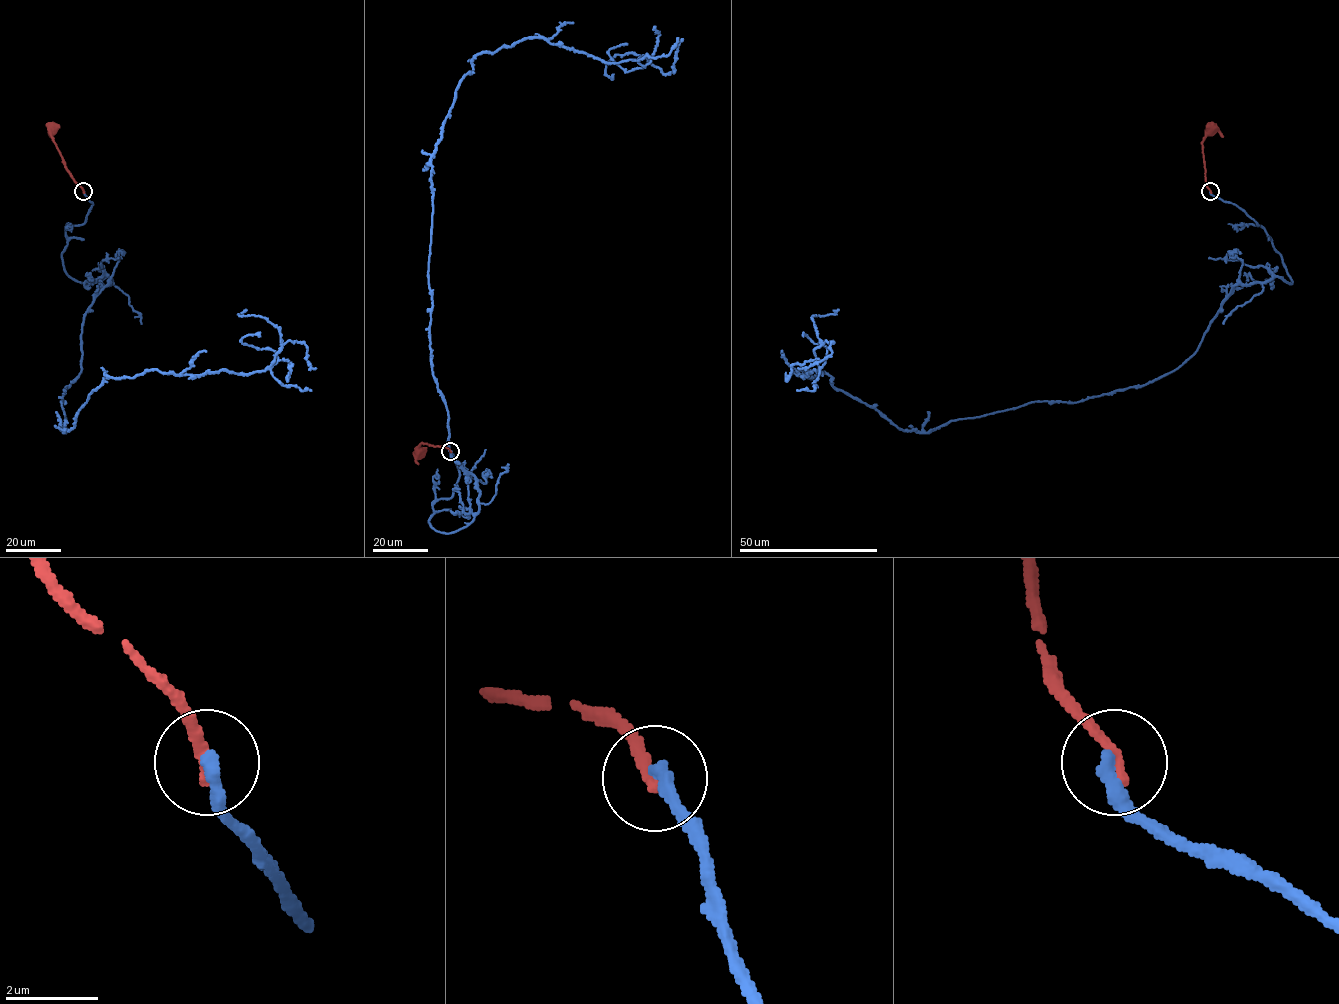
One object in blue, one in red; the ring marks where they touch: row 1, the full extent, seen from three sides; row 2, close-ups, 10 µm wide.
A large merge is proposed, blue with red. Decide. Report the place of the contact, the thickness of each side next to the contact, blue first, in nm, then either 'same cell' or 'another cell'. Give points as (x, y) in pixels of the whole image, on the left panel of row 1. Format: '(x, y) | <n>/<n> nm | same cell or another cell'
(83, 191) | 320/280 nm | another cell

